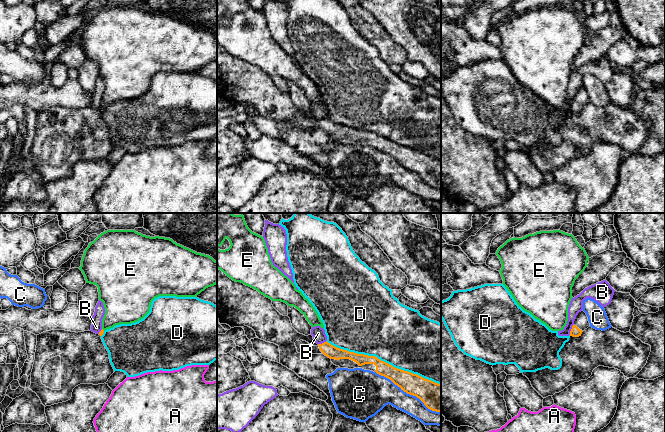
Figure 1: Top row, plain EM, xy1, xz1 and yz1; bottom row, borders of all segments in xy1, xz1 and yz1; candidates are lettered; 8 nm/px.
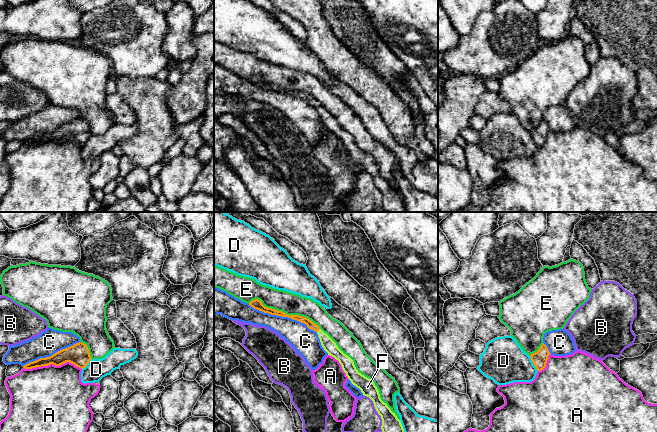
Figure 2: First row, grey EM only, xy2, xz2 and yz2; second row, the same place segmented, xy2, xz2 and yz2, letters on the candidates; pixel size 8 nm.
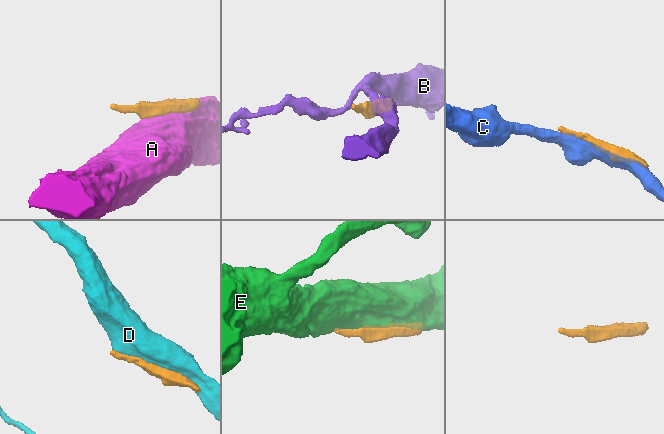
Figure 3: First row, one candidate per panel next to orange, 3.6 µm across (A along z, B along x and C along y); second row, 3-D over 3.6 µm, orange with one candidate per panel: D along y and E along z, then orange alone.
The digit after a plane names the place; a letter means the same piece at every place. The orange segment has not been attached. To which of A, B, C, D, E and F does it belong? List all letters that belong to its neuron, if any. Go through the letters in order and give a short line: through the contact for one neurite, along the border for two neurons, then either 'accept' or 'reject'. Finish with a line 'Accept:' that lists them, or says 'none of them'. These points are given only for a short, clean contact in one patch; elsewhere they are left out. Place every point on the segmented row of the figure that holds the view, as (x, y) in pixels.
A: reject
B: line yz1 (573, 324), (569, 334); reject
C: reject
D: reject
E: reject
F: line xz2 (309, 323), (318, 330), (328, 344); accept
Accept: F

